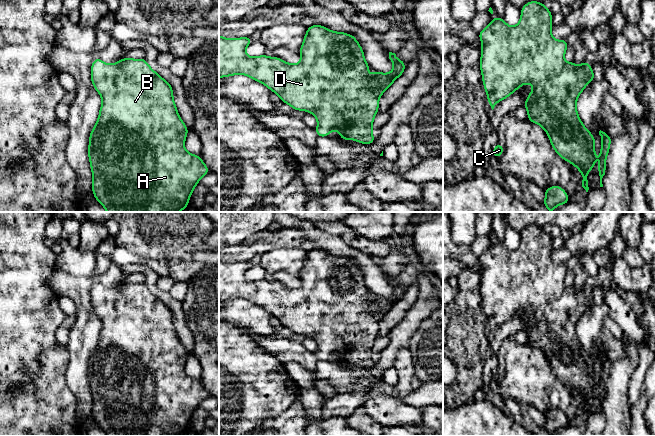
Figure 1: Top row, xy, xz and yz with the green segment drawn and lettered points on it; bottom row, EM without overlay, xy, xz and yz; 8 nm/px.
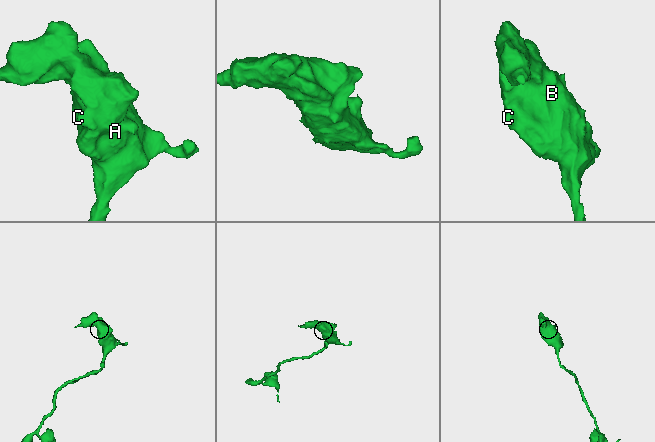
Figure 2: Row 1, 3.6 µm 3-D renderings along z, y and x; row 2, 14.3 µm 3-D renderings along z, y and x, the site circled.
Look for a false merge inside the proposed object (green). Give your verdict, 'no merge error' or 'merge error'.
no merge error

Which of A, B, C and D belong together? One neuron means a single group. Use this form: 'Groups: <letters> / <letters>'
Groups: A B C D

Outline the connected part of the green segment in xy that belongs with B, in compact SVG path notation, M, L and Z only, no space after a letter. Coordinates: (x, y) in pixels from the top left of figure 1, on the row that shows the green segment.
M96 57L91 65L91 81L94 89L102 98L98 120L90 133L88 147L88 156L93 175L92 192L96 200L107 212L180 212L187 208L196 184L210 170L199 155L190 154L184 147L189 130L178 114L172 86L148 65L145 58L122 58L115 64L106 64Z

